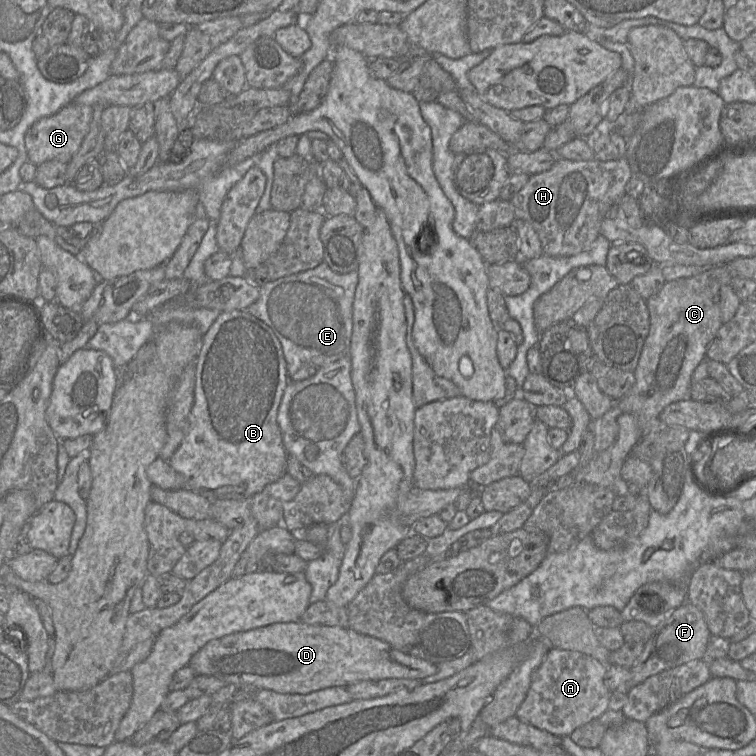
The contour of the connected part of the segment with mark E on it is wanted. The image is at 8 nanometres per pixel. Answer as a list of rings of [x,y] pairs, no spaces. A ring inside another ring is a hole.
[[[323,261],[313,269],[269,281],[260,287],[259,298],[246,311],[267,324],[279,339],[289,379],[304,366],[320,368],[349,356],[353,329],[353,302],[357,285],[357,271],[339,274]]]

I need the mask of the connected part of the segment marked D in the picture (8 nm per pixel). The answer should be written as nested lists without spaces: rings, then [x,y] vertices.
[[[300,621],[276,623],[211,640],[192,656],[188,666],[193,668],[197,675],[214,676],[226,684],[254,685],[259,691],[272,690],[281,694],[309,694],[333,686],[346,688],[364,680],[422,680],[438,671],[438,664],[401,652],[375,637],[350,628],[311,625]]]

